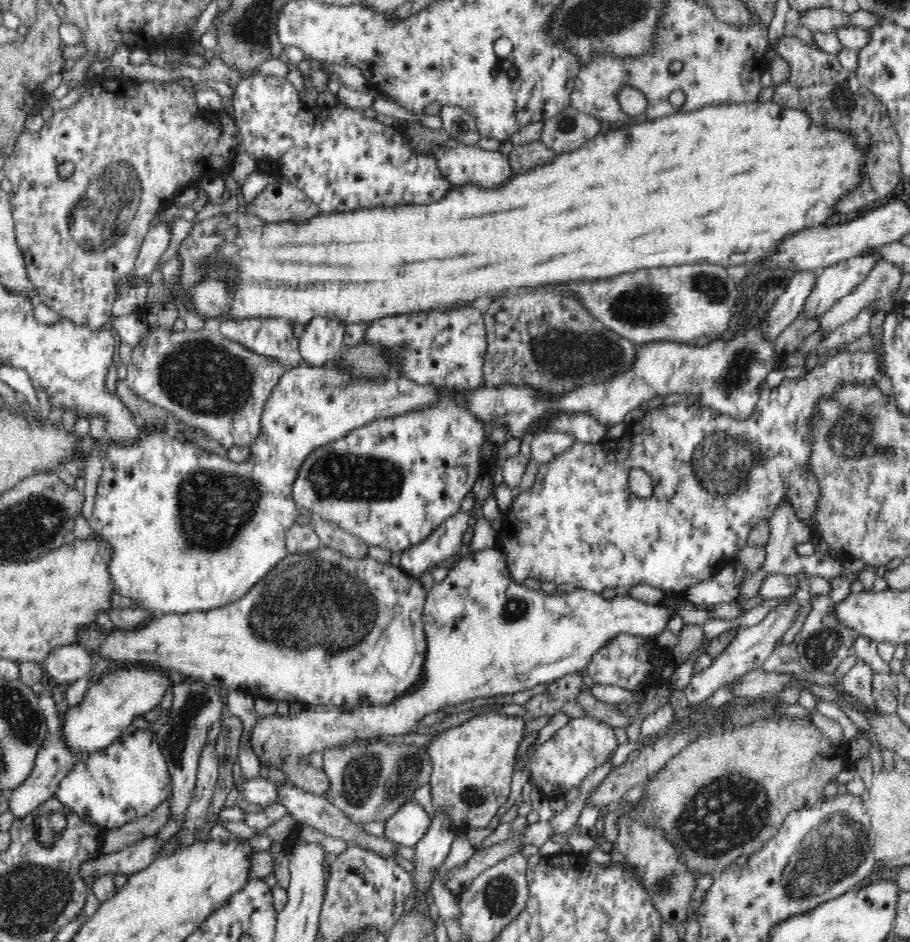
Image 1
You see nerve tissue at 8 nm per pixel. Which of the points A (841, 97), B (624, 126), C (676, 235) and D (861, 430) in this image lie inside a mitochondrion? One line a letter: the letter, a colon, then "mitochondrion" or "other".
A: mitochondrion
B: other
C: other
D: mitochondrion

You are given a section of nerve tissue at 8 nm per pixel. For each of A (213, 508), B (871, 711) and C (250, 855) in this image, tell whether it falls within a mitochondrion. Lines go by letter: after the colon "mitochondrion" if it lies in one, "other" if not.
A: mitochondrion
B: other
C: other

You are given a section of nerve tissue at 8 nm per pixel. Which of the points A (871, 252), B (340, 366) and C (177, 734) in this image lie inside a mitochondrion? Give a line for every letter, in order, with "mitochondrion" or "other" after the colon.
A: other
B: other
C: mitochondrion

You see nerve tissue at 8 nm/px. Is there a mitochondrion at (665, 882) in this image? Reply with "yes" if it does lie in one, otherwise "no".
yes

